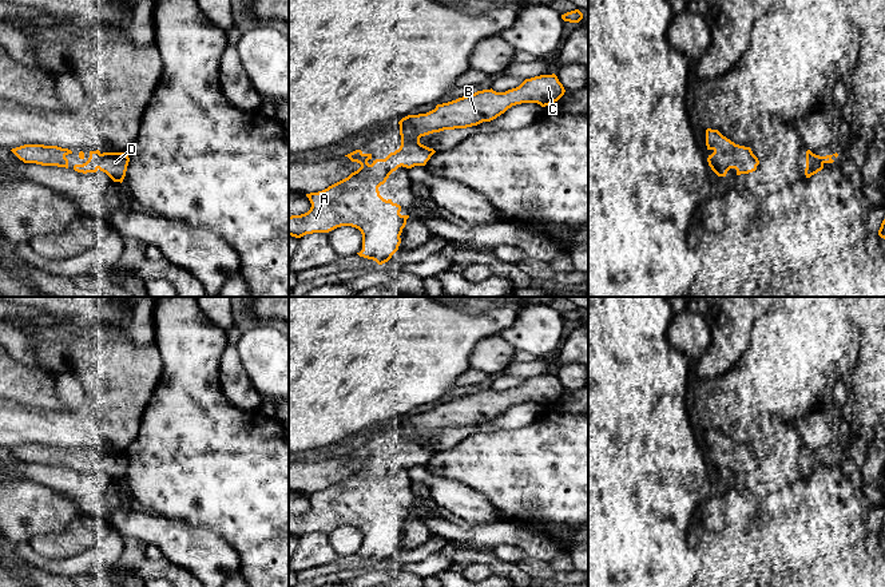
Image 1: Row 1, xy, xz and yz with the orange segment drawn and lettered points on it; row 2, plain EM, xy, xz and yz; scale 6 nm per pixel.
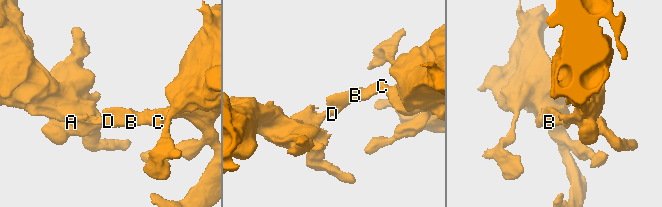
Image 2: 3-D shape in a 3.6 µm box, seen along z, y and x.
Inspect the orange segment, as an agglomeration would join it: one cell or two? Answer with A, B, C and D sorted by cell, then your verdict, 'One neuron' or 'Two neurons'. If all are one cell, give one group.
Groups: A B C D. One neuron

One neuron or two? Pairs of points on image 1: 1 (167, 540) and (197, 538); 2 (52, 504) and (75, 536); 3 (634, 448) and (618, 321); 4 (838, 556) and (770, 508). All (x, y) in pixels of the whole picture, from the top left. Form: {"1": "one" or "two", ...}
{"1": "one", "2": "two", "3": "one", "4": "two"}

